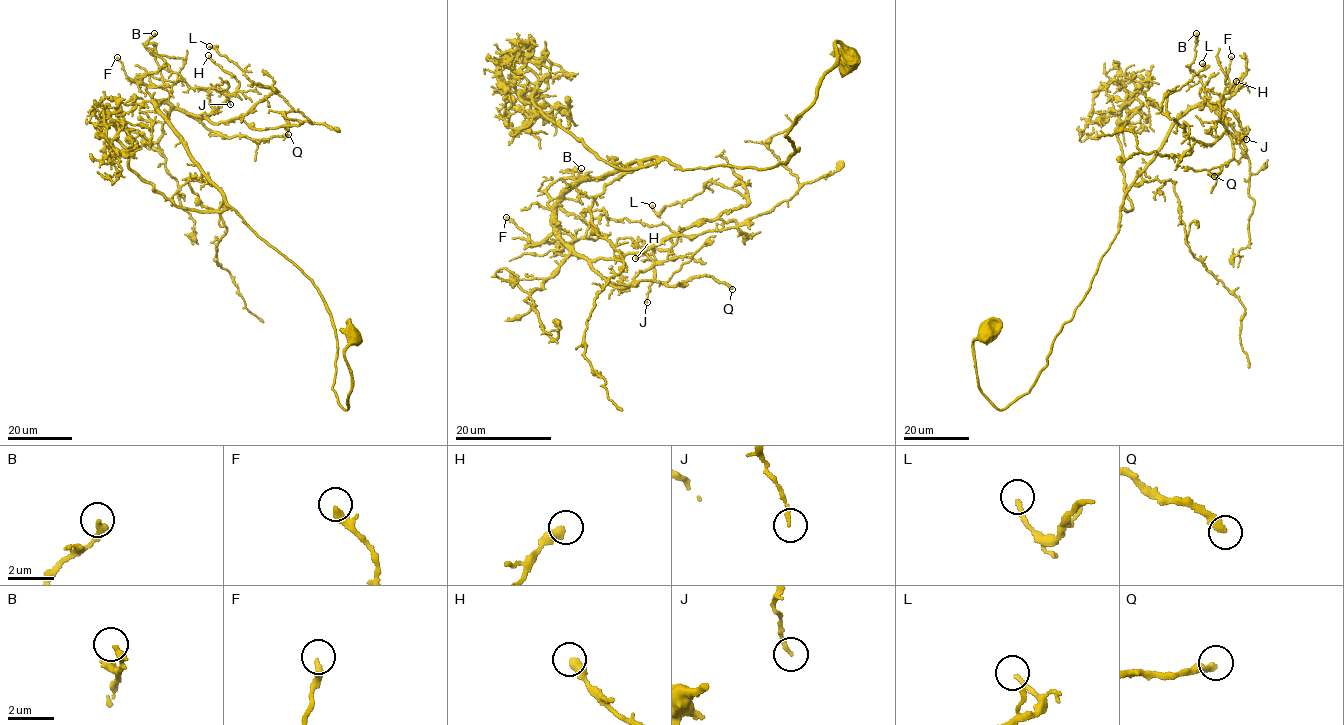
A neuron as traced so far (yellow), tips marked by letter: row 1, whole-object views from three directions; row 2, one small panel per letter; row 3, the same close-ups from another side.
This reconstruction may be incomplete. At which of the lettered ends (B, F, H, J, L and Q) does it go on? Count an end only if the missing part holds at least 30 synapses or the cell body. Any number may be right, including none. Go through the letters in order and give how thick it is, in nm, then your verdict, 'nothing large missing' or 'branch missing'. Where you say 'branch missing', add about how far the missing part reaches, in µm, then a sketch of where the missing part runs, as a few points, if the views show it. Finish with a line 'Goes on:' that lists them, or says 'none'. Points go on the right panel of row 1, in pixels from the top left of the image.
B: 300 nm | nothing large missing
F: 200 nm | nothing large missing
H: 400 nm | nothing large missing
J: 160 nm | nothing large missing
L: 180 nm | nothing large missing
Q: 340 nm | branch missing | 80 µm | (1214, 176), (1224, 188), (1252, 234), (1269, 313), (1263, 342), (1259, 340), (1253, 319)
Goes on: Q

